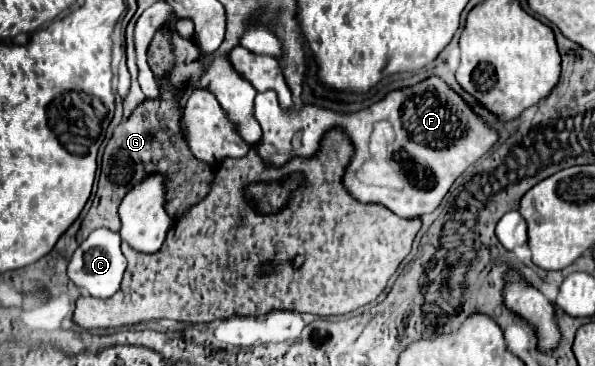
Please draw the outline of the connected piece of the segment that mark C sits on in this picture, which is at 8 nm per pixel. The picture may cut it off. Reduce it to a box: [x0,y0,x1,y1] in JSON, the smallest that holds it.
[68,229,126,299]

